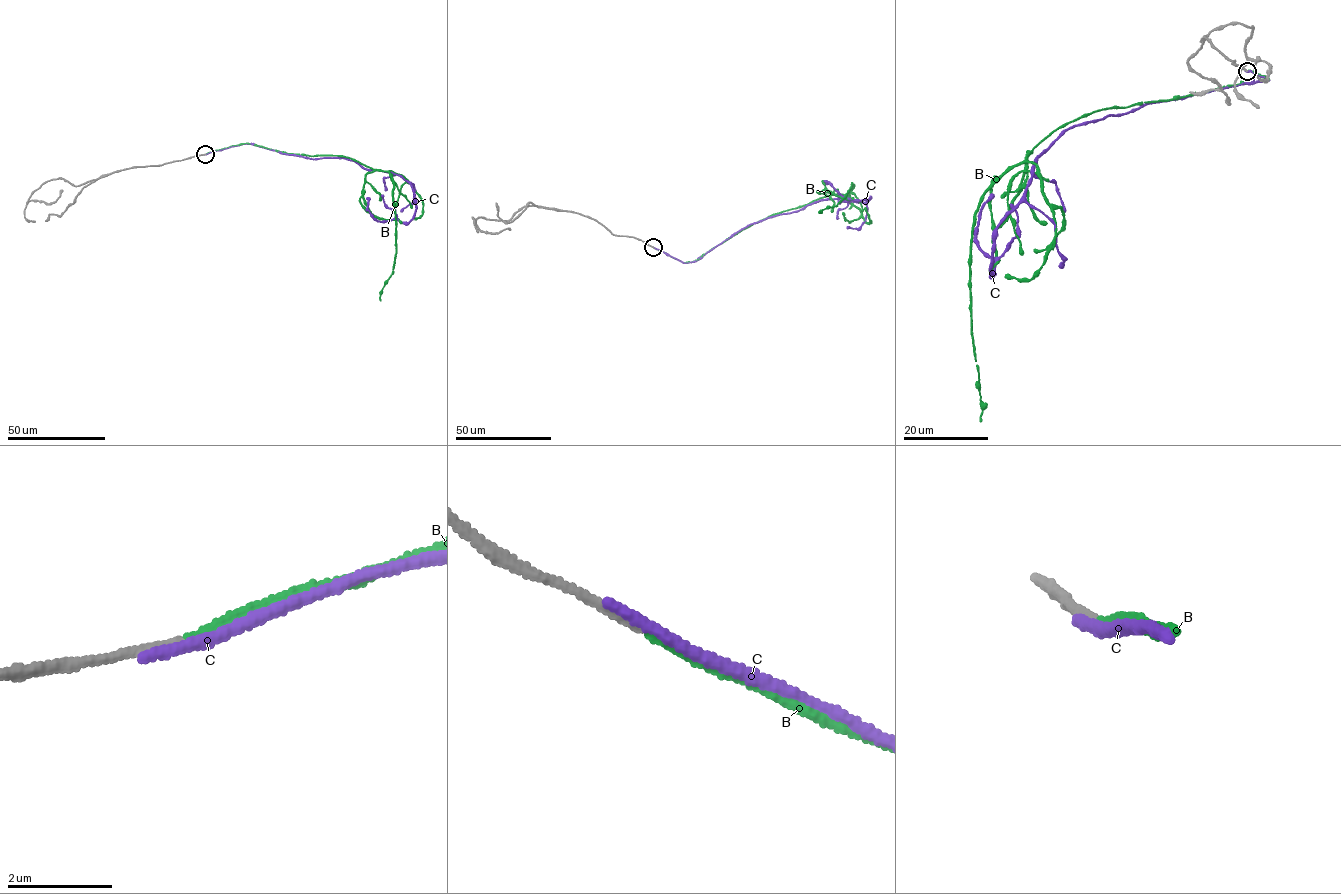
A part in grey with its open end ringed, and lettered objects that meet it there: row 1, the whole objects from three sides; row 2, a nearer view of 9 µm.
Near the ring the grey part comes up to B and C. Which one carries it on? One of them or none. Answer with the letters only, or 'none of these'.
B

